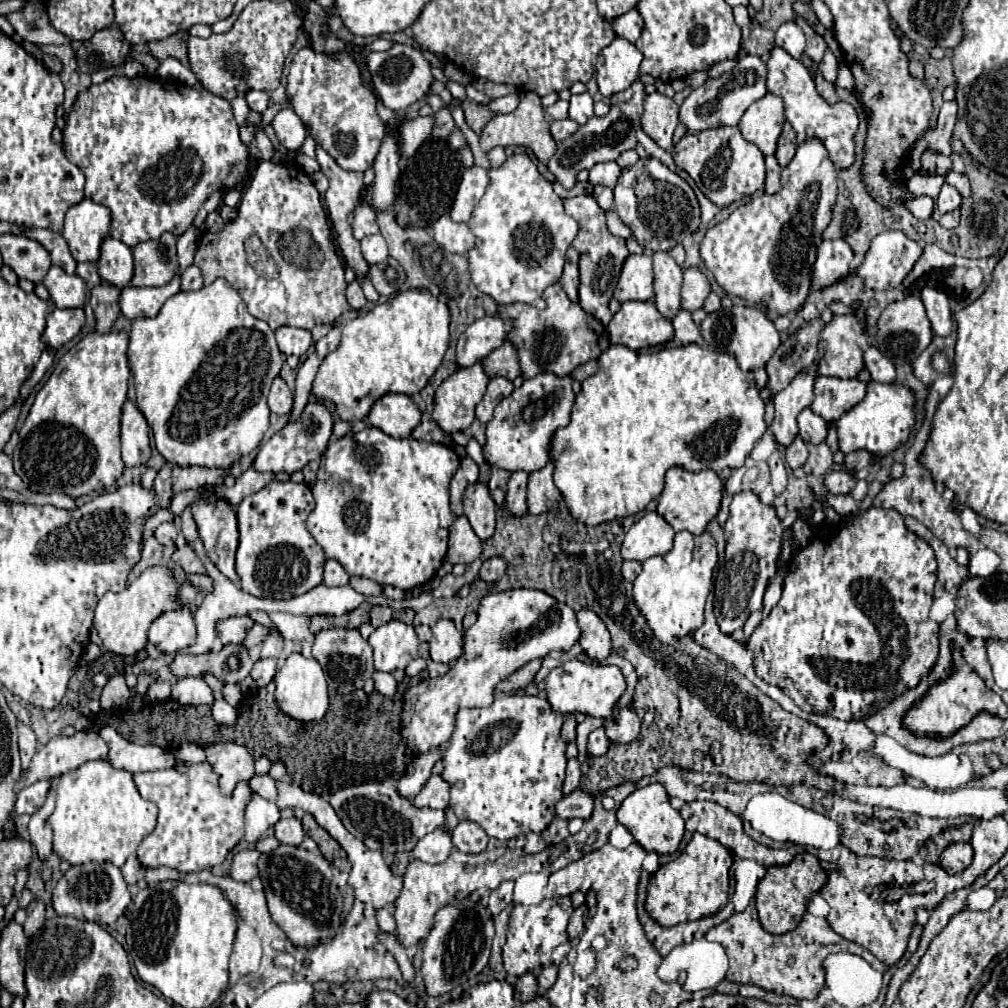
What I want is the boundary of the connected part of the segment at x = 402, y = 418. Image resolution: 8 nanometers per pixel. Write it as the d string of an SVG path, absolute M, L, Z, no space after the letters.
M383 395L371 409L369 421L391 437L409 437L411 431L421 423L421 409L411 401L409 395Z

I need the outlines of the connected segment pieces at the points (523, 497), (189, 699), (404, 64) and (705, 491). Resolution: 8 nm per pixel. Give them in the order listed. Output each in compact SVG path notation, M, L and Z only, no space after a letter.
M515 471L509 479L509 489L505 495L505 503L513 515L523 515L527 511L527 471Z
M201 677L179 679L172 687L171 699L180 705L211 705L213 695Z
M395 43L389 51L383 53L369 53L367 55L367 67L371 71L373 87L385 107L393 111L405 111L409 105L417 103L423 95L427 95L429 87L433 85L433 73L429 61L421 55L421 51L413 45Z
M675 465L665 475L665 489L659 497L657 513L663 515L665 521L675 531L685 529L691 535L701 535L705 531L707 523L717 515L717 511L721 507L721 491L723 491L723 483L715 471L707 469L707 471L691 473L691 471L685 471L683 467Z

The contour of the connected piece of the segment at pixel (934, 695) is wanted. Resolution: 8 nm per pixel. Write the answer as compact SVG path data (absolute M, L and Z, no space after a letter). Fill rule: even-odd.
M951 645L951 653L953 653L951 673L945 679L931 685L927 693L903 715L903 727L917 737L947 739L949 735L955 735L961 727L965 727L969 719L975 719L981 711L989 711L991 715L997 715L1001 719L1005 719L1007 715L1007 705L1003 703L1003 699L983 683L983 679L969 667L969 663L963 659L961 651L955 645Z

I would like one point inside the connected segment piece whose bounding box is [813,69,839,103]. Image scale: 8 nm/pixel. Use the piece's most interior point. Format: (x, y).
(827, 90)

